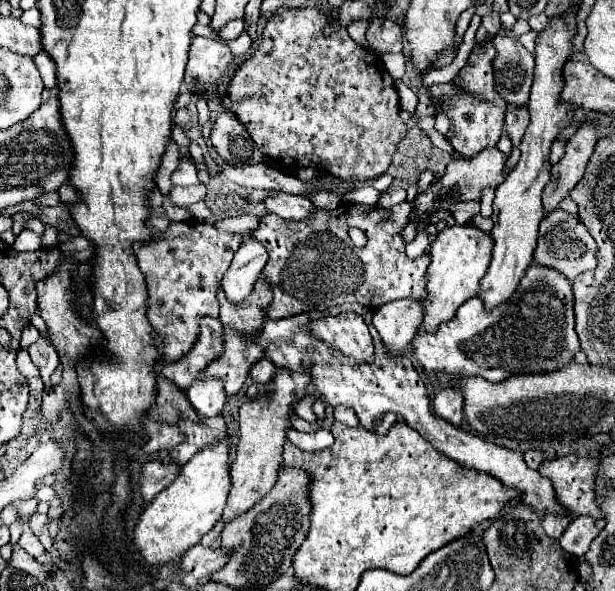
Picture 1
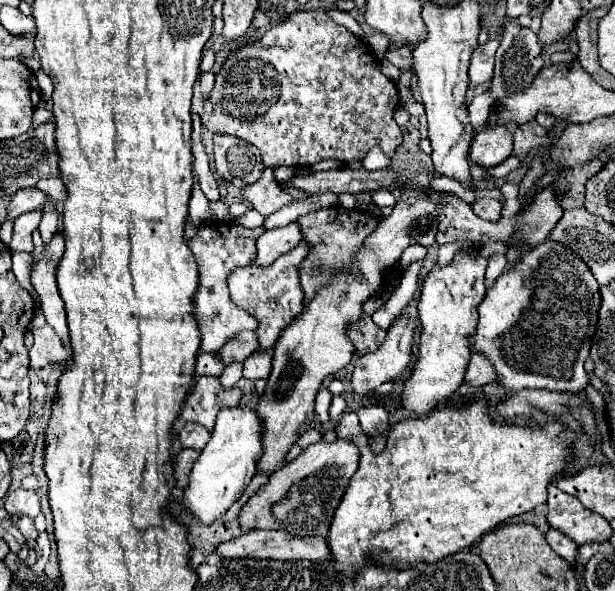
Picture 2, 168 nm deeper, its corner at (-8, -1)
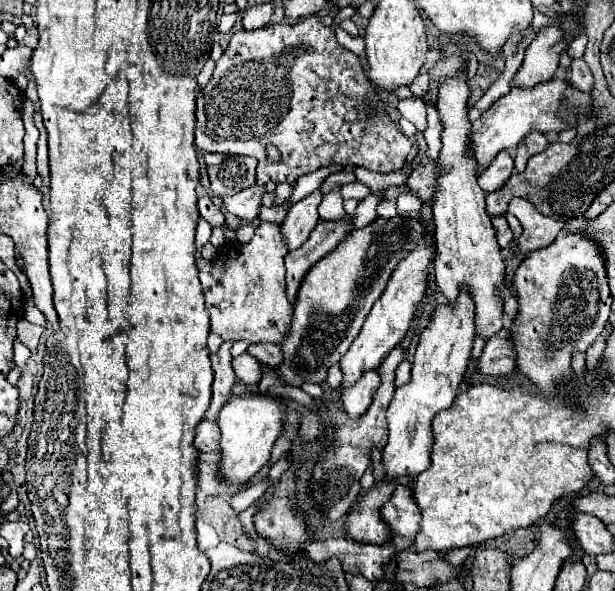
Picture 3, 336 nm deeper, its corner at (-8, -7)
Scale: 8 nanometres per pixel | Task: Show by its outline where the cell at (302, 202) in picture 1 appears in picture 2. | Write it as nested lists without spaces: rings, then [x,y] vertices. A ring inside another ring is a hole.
[[[266,168],[256,183],[244,187],[242,197],[246,201],[250,201],[250,205],[256,211],[260,211],[264,217],[268,217],[268,215],[280,211],[282,207],[294,203],[294,197],[290,193],[282,191],[280,185],[276,183],[273,168]]]

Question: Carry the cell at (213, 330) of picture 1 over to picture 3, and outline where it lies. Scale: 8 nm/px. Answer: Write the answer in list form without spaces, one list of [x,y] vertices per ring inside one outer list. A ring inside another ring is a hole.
[[[262,343],[262,345],[250,345],[248,353],[252,357],[256,357],[260,363],[268,365],[268,367],[280,367],[280,363],[284,361],[282,357],[282,347],[274,345],[274,343]]]

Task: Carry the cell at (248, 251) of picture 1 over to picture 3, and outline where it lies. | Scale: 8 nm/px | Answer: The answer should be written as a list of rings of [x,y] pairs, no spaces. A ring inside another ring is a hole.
[[[316,189],[302,201],[298,201],[294,207],[290,207],[284,223],[282,223],[282,235],[288,243],[288,249],[298,249],[306,243],[310,231],[318,223],[318,205],[322,201],[322,191]]]

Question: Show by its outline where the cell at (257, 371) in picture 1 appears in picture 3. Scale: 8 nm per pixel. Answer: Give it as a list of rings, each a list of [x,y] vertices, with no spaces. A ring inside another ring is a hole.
[[[248,353],[234,357],[232,369],[242,383],[258,383],[262,377],[262,365],[254,357],[250,357]]]

